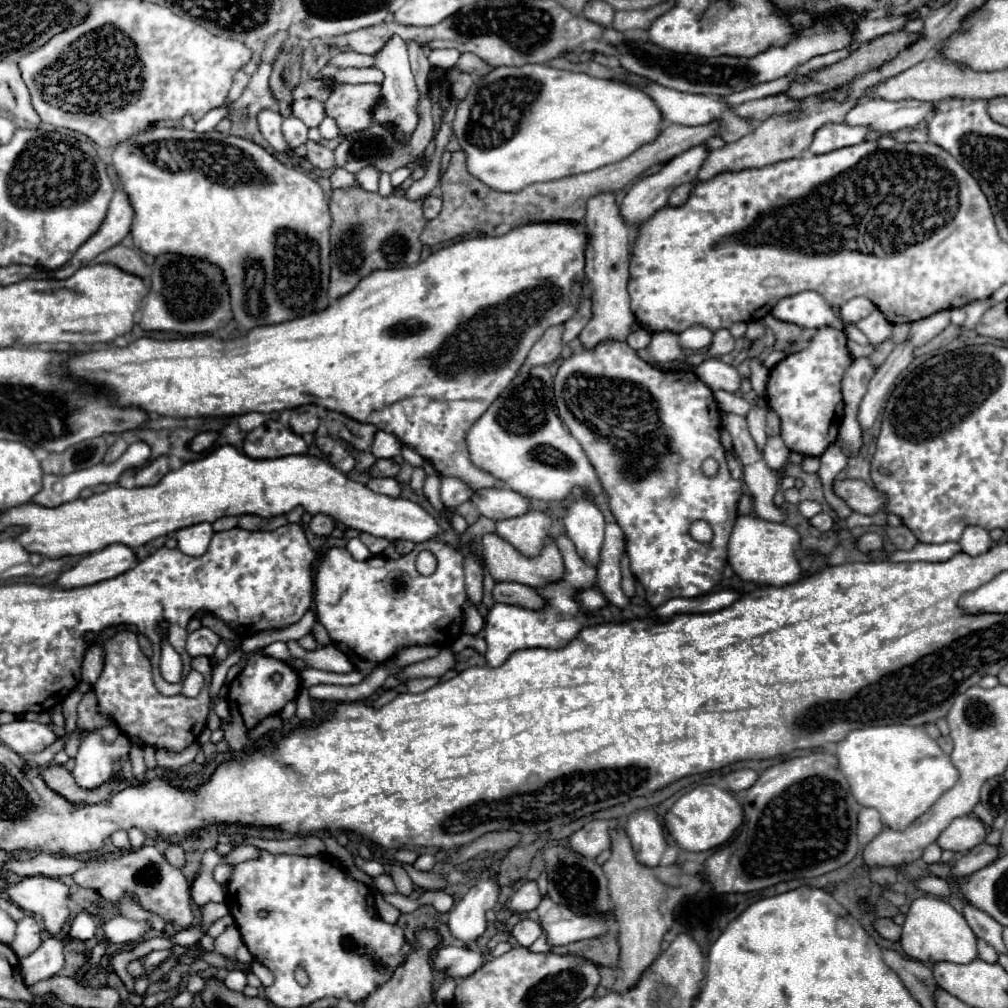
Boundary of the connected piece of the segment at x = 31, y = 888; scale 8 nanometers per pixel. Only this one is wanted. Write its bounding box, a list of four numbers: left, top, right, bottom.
[7,877,69,935]

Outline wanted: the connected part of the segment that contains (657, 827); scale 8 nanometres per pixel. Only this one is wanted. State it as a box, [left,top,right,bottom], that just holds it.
[625,809,667,867]

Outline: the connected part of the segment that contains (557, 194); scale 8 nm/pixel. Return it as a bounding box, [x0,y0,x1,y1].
[421,123,719,245]

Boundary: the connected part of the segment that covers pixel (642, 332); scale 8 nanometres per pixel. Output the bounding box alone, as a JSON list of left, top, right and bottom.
[627,329,651,349]

